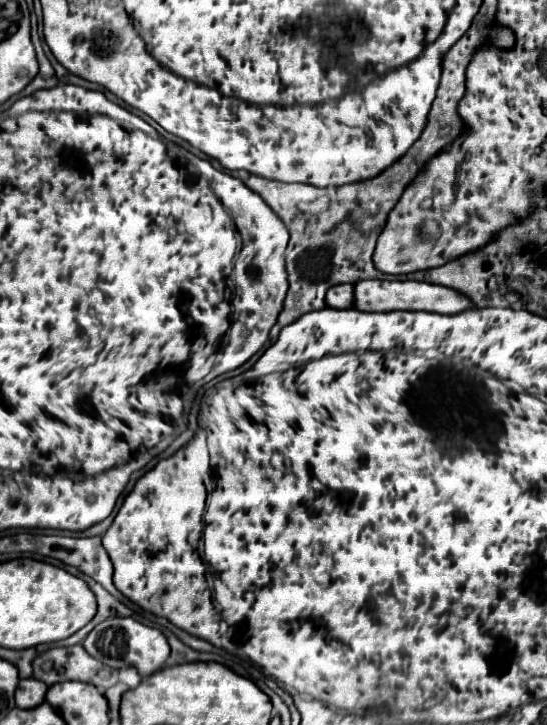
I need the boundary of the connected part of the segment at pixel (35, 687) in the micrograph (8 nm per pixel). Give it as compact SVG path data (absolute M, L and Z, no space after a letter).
M25 678L19 682L15 692L15 702L19 708L35 708L45 700L45 692L49 686L41 684L41 680Z

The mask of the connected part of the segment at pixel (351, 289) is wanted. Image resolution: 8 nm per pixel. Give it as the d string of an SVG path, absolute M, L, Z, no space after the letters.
M339 284L333 286L325 296L327 306L331 308L353 308L355 304L355 286L353 284Z

